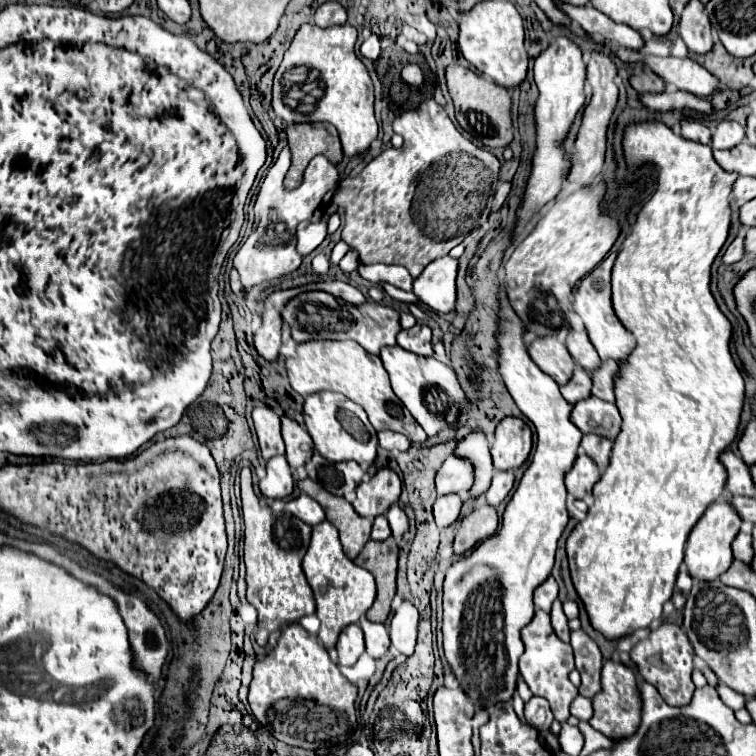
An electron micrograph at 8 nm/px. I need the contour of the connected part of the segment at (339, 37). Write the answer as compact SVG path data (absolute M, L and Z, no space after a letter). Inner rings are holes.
M303 24L275 74L273 110L285 122L329 122L339 130L343 154L363 154L377 138L373 82L355 54L357 30L351 24L319 28Z

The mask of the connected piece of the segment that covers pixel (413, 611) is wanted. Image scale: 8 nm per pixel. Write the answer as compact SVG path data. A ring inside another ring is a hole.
M403 600L389 626L389 636L393 646L403 652L405 656L413 654L415 640L417 640L417 622L419 622L419 612L411 600Z

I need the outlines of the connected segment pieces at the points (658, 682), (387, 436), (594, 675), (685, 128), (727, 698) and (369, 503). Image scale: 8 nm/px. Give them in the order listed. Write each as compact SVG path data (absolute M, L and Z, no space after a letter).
M663 622L661 626L657 626L655 630L651 630L651 634L641 640L637 646L633 646L631 650L631 660L639 666L641 676L653 684L659 694L663 696L663 700L671 706L685 706L691 702L693 698L693 682L691 682L691 670L693 670L693 648L691 642L687 638L687 634L669 622Z
M385 430L385 432L377 432L377 438L379 438L379 446L381 448L385 448L385 450L407 450L409 448L409 440L407 440L407 436L403 436L403 434L399 434L399 432L389 432L389 430Z
M583 630L571 632L571 646L575 652L575 668L581 674L579 694L585 698L593 698L601 690L601 650Z
M681 120L681 134L687 140L695 140L701 144L709 144L711 142L711 132L707 126L703 126L701 122L695 120Z
M719 684L717 692L719 692L719 696L723 698L723 702L725 702L729 708L733 708L733 710L741 710L741 708L745 708L745 700L747 700L747 698L741 696L741 694L737 694L735 690L725 688L723 684Z
M379 470L369 482L361 482L357 488L357 500L353 508L359 516L375 518L385 514L387 508L399 500L399 476L393 470Z

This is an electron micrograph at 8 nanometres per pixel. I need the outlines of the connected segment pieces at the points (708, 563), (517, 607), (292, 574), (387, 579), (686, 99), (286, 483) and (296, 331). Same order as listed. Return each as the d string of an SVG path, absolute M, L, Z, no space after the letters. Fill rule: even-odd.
M713 502L709 506L709 510L703 514L703 518L699 518L699 522L693 526L693 530L687 538L687 546L685 546L685 564L687 564L687 570L693 580L713 582L723 572L727 572L727 568L733 562L731 542L737 536L739 526L741 526L741 518L727 502Z
M503 300L501 304L501 320L499 320L499 372L503 376L503 382L517 404L517 408L525 414L525 418L535 426L537 432L537 446L531 464L527 466L517 490L513 492L511 500L505 506L503 520L499 530L485 538L481 544L473 548L473 552L457 562L447 570L445 586L443 586L443 650L445 658L449 660L455 678L467 692L471 700L475 700L477 706L493 708L497 702L511 700L515 692L515 680L517 680L517 662L523 654L523 642L519 638L519 630L527 626L533 618L533 592L537 586L545 582L547 576L551 576L553 562L555 562L555 550L557 540L567 526L567 488L563 482L563 474L571 468L575 462L575 452L581 442L581 432L571 424L569 412L571 404L563 402L563 396L559 392L559 386L555 386L555 380L541 372L535 362L531 362L527 348L521 340L523 324L513 312L513 308Z
M243 468L241 474L241 500L243 500L243 522L245 522L245 580L247 580L247 602L253 604L259 612L259 632L255 636L259 646L267 644L267 638L273 630L279 630L287 622L297 622L307 614L315 614L313 590L303 574L301 560L307 552L311 540L311 526L301 522L289 512L273 514L259 504L259 498L253 490L251 470Z
M393 538L383 542L369 540L355 558L355 564L369 570L377 582L375 606L367 610L367 620L385 622L391 612L391 600L395 596L395 574L397 574L397 544Z
M683 90L677 92L663 92L663 94L639 94L639 102L651 110L683 110L693 108L703 114L709 114L713 108L707 100L687 94Z
M275 456L267 462L267 476L259 480L259 488L267 498L287 498L293 492L291 468L285 456Z
M311 292L311 294L319 294L319 298L293 298L287 302L285 310L281 312L283 320L291 326L291 336L295 342L307 342L307 340L355 340L359 342L363 348L367 348L371 354L379 354L381 346L393 346L395 344L395 336L401 330L399 326L399 312L395 312L393 308L367 300L365 304L349 304L341 298L331 298L329 294L321 294L321 292Z

